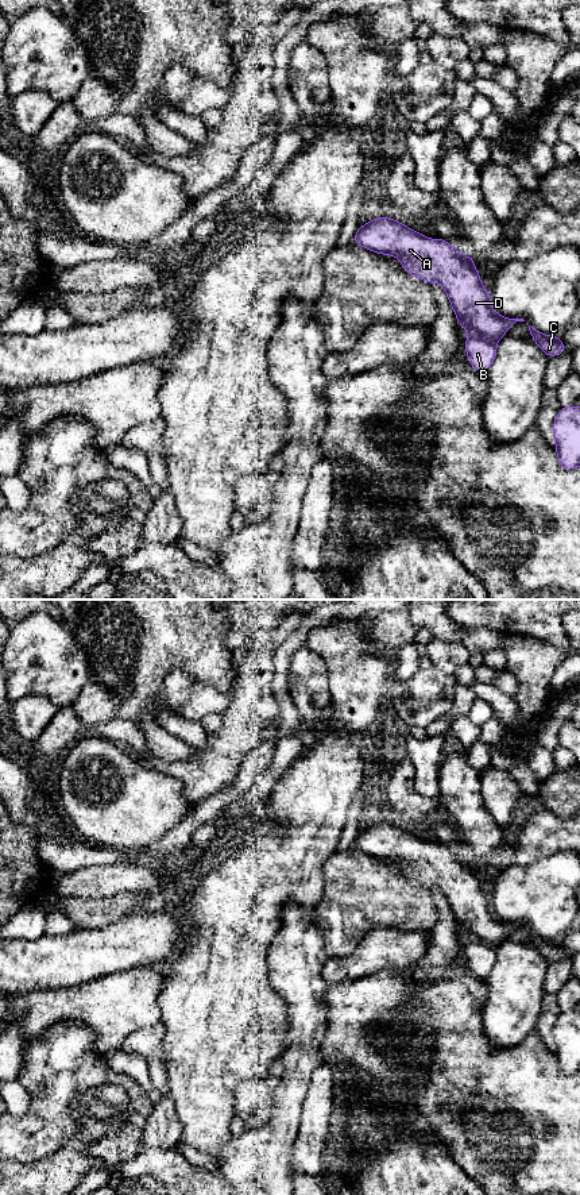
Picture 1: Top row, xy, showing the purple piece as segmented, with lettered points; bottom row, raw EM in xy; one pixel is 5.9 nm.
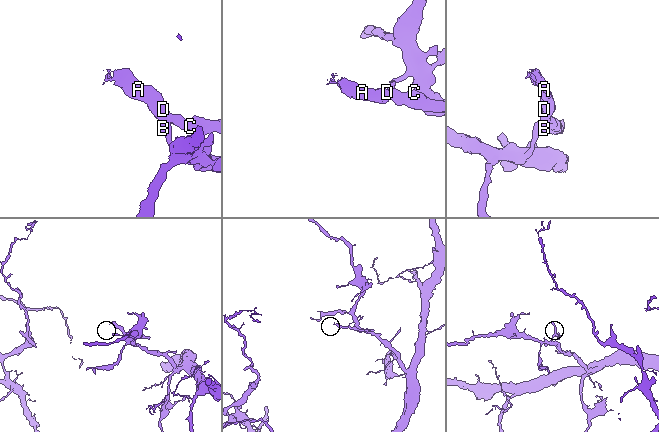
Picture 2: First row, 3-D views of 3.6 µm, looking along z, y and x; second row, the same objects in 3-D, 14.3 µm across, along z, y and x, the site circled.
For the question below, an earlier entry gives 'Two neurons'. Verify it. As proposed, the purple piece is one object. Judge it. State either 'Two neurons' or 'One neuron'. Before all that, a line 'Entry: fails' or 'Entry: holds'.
Entry: holds
Two neurons

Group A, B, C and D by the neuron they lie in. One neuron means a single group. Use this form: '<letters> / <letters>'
A C D / B

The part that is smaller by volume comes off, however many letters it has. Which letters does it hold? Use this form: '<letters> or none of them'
A, C, D

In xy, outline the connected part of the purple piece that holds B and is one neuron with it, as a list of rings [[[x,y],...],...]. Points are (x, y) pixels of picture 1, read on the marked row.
[[[472,334],[465,339],[465,350],[471,366],[486,373],[496,356],[496,342]]]

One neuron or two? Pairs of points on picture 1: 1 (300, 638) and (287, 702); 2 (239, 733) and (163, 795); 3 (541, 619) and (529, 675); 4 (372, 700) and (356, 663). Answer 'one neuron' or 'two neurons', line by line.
1: one neuron
2: two neurons
3: two neurons
4: one neuron

